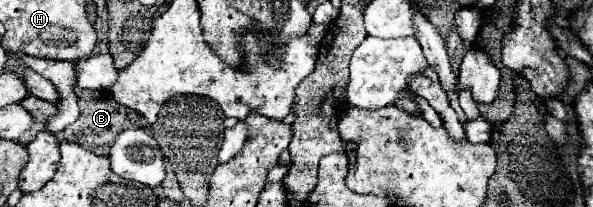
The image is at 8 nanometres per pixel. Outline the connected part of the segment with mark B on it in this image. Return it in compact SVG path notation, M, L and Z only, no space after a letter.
M77 88L77 100L79 100L79 108L81 108L81 118L77 122L73 122L71 126L67 126L67 130L63 130L65 140L69 142L79 142L83 144L87 150L95 152L95 154L103 154L107 156L109 152L109 142L117 138L117 134L123 130L127 114L125 108L121 108L107 90L81 90Z

